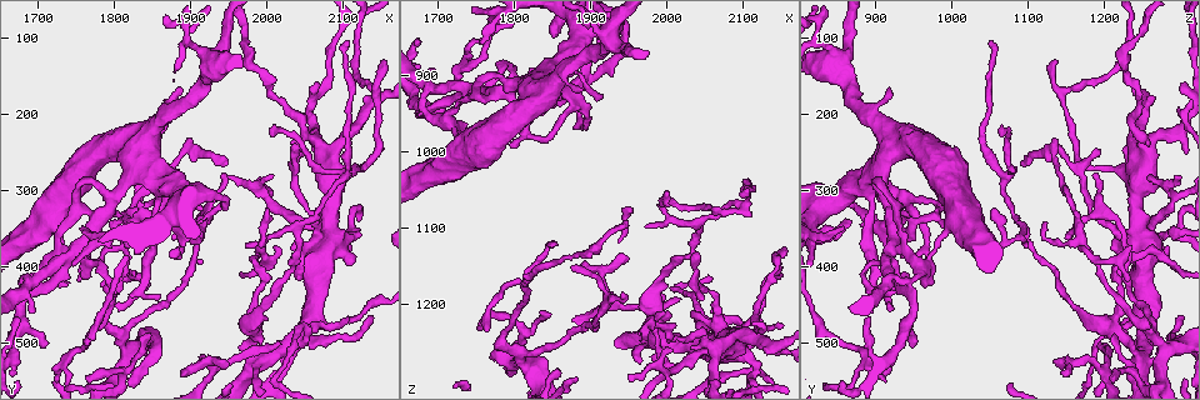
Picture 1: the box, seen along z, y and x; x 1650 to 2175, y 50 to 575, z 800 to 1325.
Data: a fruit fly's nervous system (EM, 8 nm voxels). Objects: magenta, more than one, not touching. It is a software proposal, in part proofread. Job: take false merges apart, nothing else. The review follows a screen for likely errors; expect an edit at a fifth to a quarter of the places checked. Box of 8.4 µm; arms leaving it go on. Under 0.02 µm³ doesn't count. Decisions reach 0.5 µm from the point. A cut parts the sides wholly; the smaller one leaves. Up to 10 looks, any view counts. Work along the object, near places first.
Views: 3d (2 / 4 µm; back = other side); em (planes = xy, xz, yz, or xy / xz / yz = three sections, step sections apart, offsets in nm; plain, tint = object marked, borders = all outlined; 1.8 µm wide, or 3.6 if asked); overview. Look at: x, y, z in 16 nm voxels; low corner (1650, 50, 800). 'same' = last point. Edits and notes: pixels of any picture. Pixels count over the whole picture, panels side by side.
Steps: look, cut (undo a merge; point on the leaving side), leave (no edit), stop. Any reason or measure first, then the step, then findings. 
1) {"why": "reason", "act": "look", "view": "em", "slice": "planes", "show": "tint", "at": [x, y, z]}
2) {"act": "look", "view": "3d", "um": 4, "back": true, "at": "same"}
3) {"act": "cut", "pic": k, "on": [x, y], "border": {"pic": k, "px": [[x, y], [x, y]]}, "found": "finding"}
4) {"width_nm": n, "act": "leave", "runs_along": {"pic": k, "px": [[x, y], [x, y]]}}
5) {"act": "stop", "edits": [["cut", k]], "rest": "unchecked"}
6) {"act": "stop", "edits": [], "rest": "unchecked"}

{"why": "abrupt turn", "act": "look", "view": "3d", "um": 4, "at": [2090, 480, 1220]}

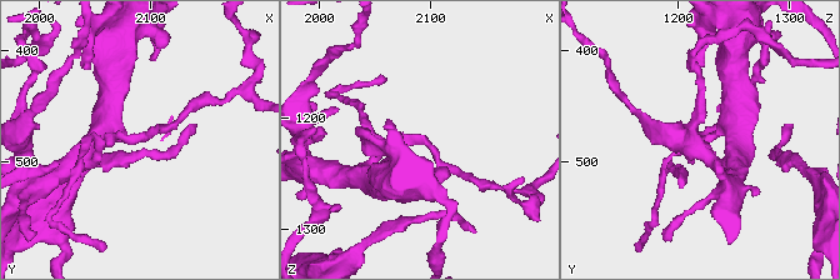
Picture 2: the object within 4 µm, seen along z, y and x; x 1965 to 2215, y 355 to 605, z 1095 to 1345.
{"why": "need the tissue", "act": "look", "view": "em", "slice": "planes", "show": "borders", "at": [2096, 478, 1224]}

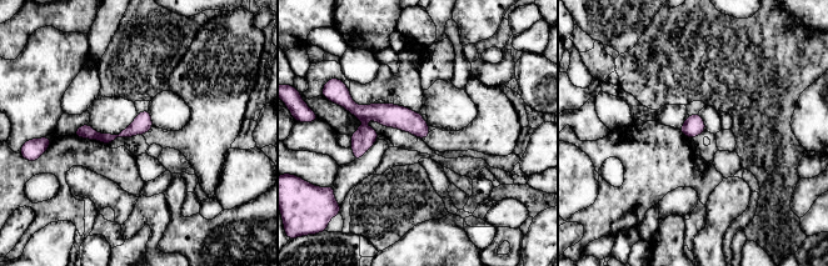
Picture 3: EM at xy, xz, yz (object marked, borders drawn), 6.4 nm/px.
{"act": "cut", "pic": 3, "on": [134, 129], "part_leaving": {"pic": 3, "px": [[348, 104], [403, 118], [425, 132]]}, "found": "two neurons meet here"}

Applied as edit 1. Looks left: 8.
{"why": "four or more arms meet", "act": "look", "view": "em", "um": 3.6, "slice": "planes", "show": "plain", "at": [1985, 490, 1215]}

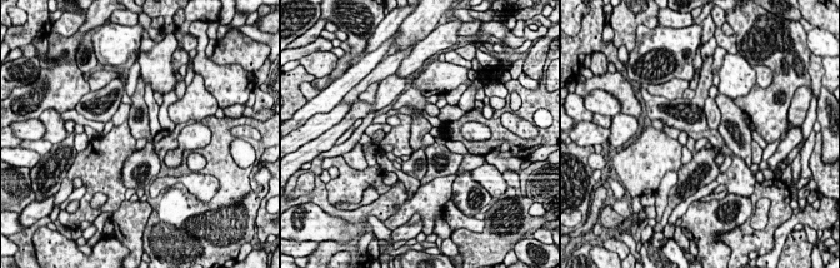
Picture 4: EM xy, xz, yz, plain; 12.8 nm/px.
{"why": "with the object marked", "act": "look", "view": "em", "um": 3.6, "slice": "planes", "show": "tint", "at": "same"}

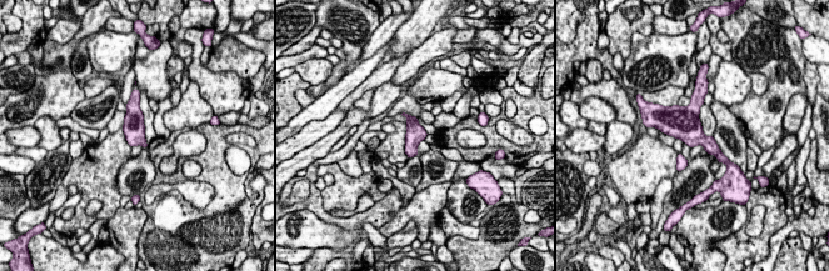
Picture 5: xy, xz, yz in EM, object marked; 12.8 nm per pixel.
{"act": "leave", "found": "continuous, no second neuron"}

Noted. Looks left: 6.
{"why": "abrupt turn", "act": "look", "view": "em", "slice": "xy", "step": 16, "show": "tint", "at": [1810, 380, 1175]}

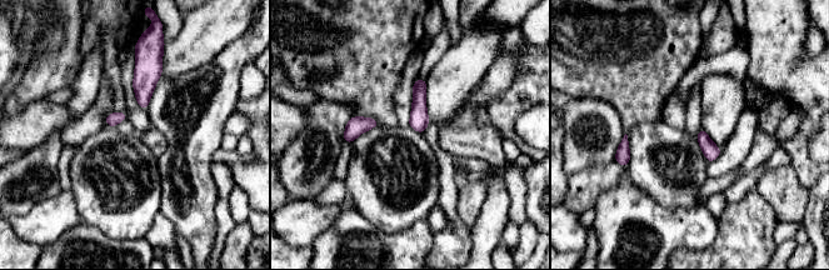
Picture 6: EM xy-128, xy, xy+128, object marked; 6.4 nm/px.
{"why": "cut it another way", "act": "look", "view": "em", "slice": "planes", "show": "borders", "at": "same"}

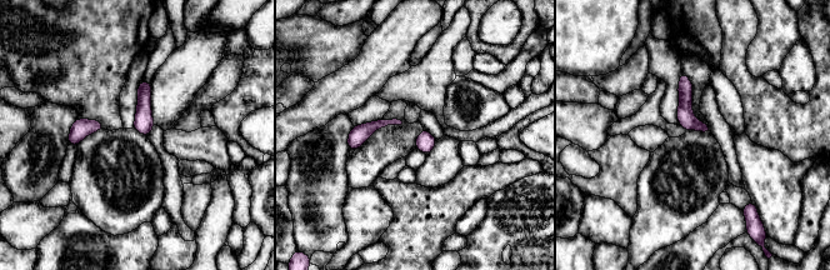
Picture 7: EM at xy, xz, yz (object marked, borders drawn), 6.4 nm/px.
{"act": "leave", "runs_along": {"pic": 7, "px": [[683, 78], [685, 113], [706, 129]]}, "found": "all the same neuron"}

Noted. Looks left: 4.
{"why": "two arms at a narrow angle", "act": "look", "view": "em", "slice": "xz", "step": 16, "show": "tint", "at": [1740, 390, 915]}

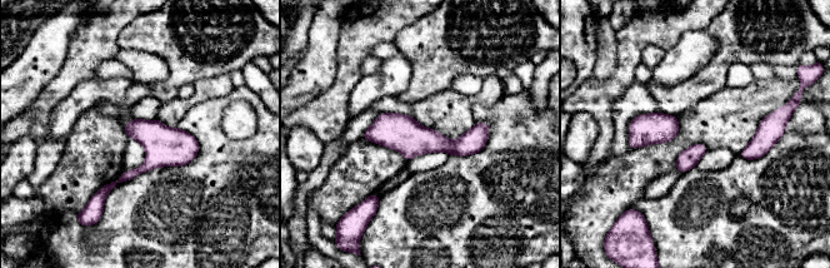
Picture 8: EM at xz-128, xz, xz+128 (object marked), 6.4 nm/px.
{"act": "leave", "runs_along": {"pic": 8, "px": [[485, 129], [468, 144], [366, 135]]}, "found": "all the same neuron"}

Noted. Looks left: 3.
{"act": "stop", "edits": [["cut", 3]], "rest": "unchecked"}

